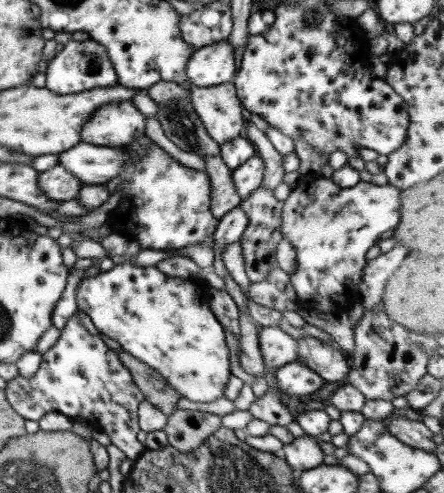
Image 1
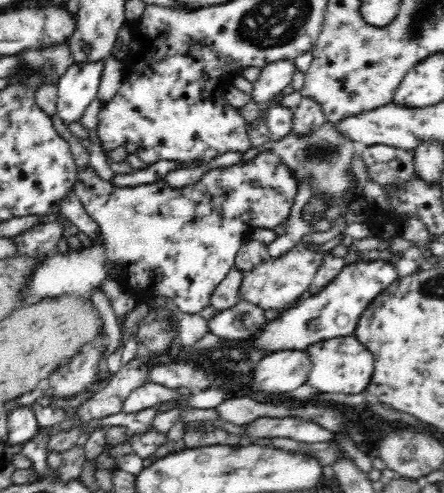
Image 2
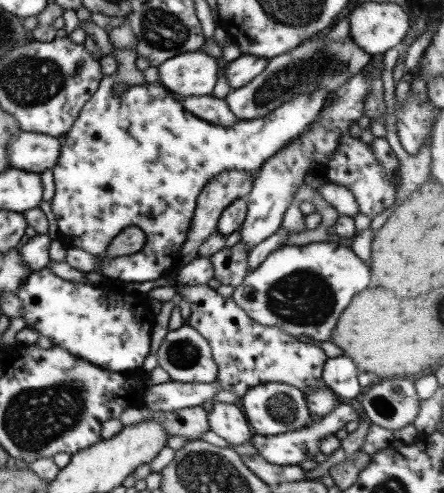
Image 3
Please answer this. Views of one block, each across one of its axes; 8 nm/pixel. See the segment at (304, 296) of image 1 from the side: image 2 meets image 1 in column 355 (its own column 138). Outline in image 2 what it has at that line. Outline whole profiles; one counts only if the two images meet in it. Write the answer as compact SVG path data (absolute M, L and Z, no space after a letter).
M266 151L257 155L251 162L247 164L238 164L234 166L228 166L212 170L205 173L203 178L196 184L187 186L186 189L172 189L164 181L152 182L149 184L136 184L136 186L115 186L108 180L103 180L89 165L86 168L80 168L76 172L76 183L74 192L76 192L77 198L80 199L86 213L88 213L99 226L101 231L101 242L94 243L90 248L83 247L82 251L76 253L76 251L70 251L67 255L60 255L60 253L53 252L47 260L44 260L40 266L36 266L34 270L34 278L32 278L32 286L28 288L28 294L40 294L40 296L60 296L60 294L78 294L78 296L84 296L88 298L90 296L90 288L92 286L98 286L104 278L106 278L106 269L104 269L105 262L111 260L118 262L121 269L119 270L118 279L128 280L132 286L137 288L154 288L155 296L163 296L171 298L174 304L184 314L199 314L212 305L212 298L214 292L218 288L220 282L226 278L226 275L232 270L236 269L236 263L234 262L235 255L240 250L241 246L249 239L251 232L261 229L274 229L278 224L284 223L292 210L294 204L294 198L298 192L298 185L296 185L296 179L292 177L292 172L288 171L280 159L273 153L273 151Z

